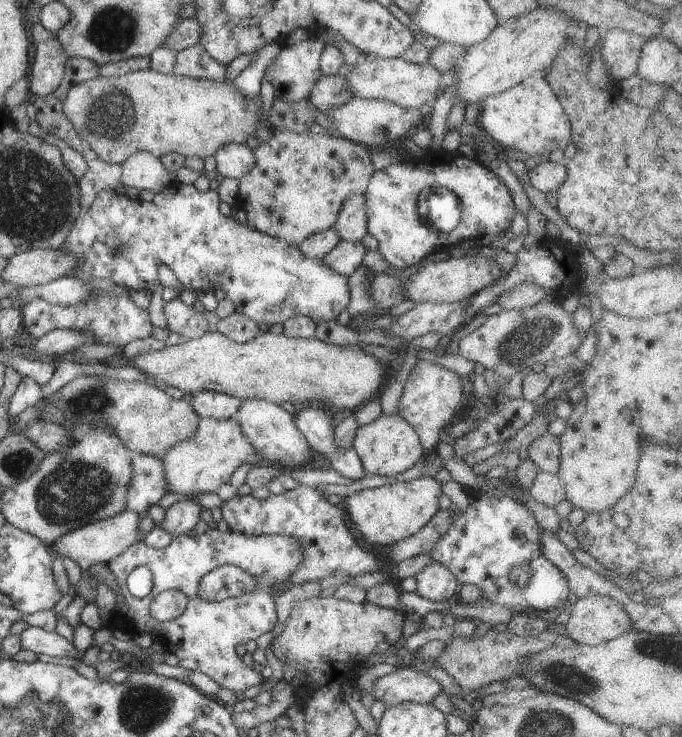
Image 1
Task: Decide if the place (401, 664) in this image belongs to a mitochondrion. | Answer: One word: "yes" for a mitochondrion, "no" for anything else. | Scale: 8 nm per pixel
no

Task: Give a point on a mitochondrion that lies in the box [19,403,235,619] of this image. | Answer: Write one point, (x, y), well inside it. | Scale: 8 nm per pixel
(76, 491)

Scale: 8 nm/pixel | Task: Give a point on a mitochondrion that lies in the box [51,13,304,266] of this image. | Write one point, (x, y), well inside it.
(112, 117)

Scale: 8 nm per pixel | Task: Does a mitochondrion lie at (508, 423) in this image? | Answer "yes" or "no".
no

